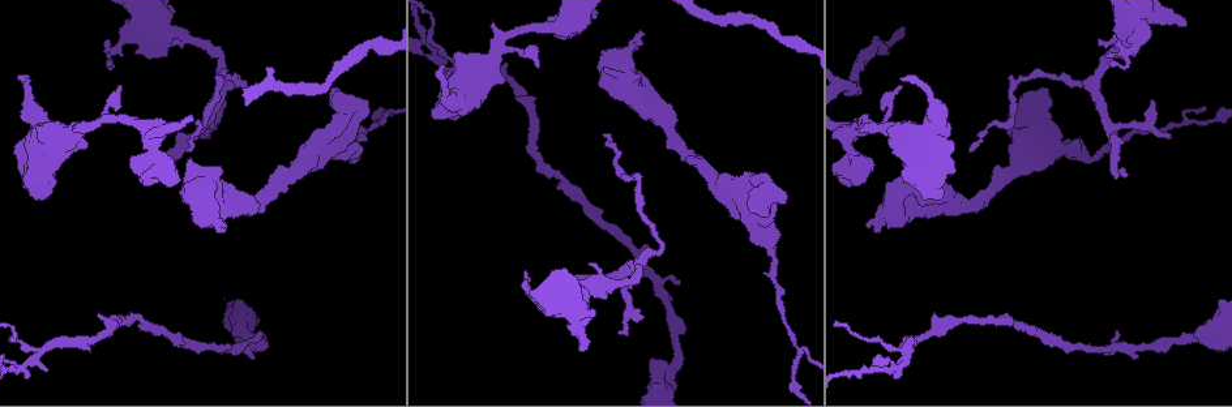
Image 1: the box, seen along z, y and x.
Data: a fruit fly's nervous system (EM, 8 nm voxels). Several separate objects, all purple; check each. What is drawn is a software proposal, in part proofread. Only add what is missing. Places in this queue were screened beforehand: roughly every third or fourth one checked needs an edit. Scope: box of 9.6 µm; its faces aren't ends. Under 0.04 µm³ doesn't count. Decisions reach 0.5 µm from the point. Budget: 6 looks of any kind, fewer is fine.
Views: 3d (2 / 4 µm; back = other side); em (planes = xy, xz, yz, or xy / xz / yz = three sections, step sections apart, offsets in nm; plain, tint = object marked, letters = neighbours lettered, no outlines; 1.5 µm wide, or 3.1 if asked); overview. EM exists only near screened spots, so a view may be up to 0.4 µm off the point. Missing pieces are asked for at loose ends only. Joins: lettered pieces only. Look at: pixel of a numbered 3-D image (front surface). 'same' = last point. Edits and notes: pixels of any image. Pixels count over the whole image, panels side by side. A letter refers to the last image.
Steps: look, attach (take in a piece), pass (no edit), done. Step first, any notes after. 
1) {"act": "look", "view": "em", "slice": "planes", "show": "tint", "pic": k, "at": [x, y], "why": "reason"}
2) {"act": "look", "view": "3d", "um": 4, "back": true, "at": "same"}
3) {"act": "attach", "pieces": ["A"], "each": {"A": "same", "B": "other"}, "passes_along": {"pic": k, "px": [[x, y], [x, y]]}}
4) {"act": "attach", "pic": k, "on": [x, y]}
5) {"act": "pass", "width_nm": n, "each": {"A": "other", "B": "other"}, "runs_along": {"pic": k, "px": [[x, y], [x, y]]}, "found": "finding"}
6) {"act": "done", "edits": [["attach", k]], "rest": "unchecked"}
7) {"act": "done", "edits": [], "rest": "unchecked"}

{"act": "look", "view": "3d", "um": 4, "pic": 1, "at": [595, 19]}

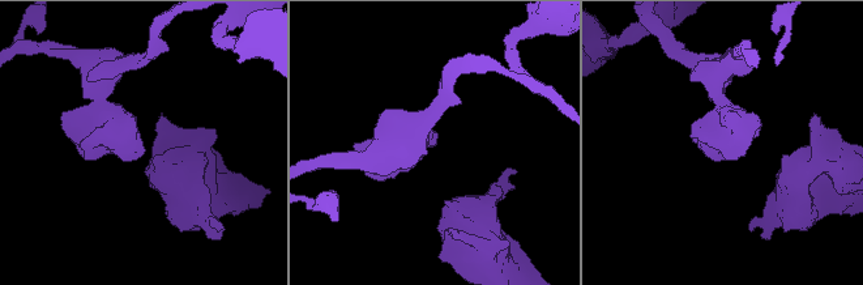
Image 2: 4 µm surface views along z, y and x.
{"act": "look", "view": "em", "slice": "planes", "show": "plain", "pic": 2, "at": [429, 144], "why": "now the EM"}

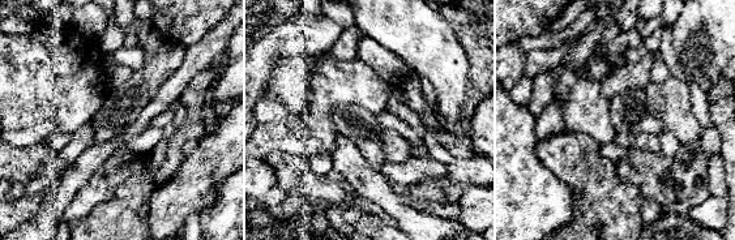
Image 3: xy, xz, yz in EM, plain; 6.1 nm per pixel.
{"act": "look", "view": "em", "slice": "planes", "show": "letters", "at": "same"}

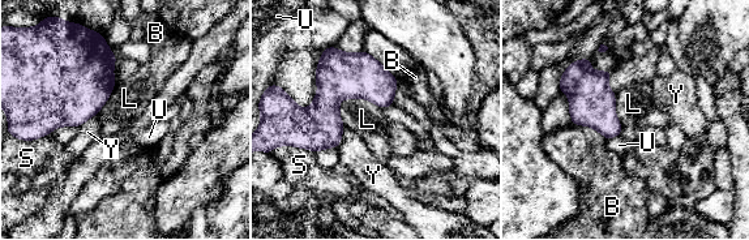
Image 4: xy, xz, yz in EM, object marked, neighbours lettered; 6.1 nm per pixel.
{"act": "pass", "width_nm": 240, "longest_contact_nm": ["L", 280], "each": {"B": "other", "L": "other", "S": "other", "U": "other", "Y": "other"}, "found": "none of them fits"}

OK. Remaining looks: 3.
{"act": "look", "view": "3d", "um": 2, "pic": 1, "at": [902, 80], "why": "thin end"}

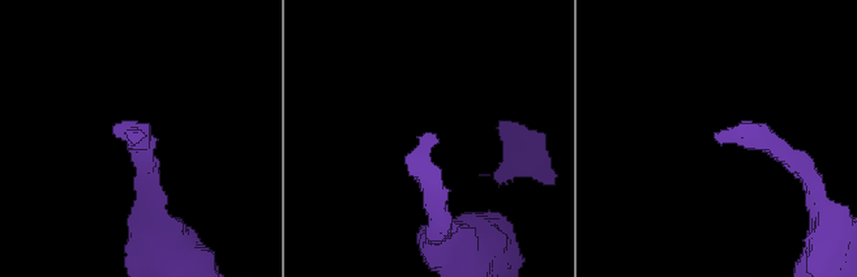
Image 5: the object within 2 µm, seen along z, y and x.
{"act": "look", "view": "em", "slice": "yz", "step": 8, "show": "plain", "pic": 5, "at": [435, 135]}

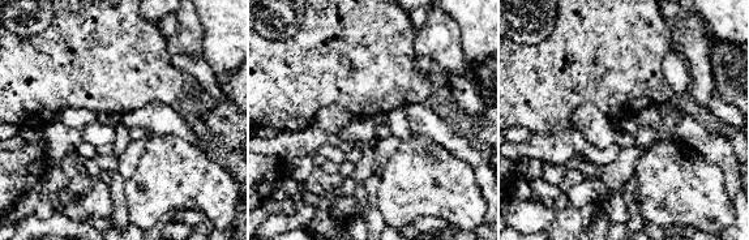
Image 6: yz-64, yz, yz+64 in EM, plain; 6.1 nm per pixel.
{"act": "look", "view": "em", "slice": "yz", "step": 8, "show": "letters", "at": "same"}

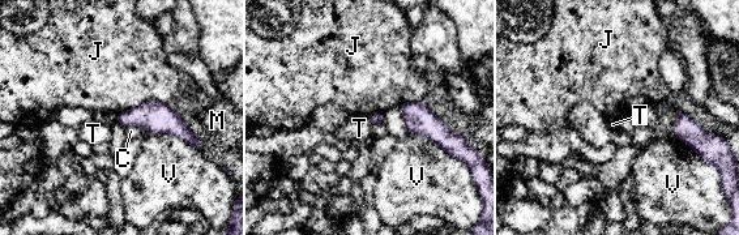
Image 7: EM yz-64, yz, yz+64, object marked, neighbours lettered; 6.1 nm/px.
{"act": "pass", "each": {"C": "other", "J": "other", "M": "other", "T": "other", "V": "other"}, "border": {"pic": 7, "px": [[367, 118], [372, 124]]}, "found": "no lettered piece goes on from it"}

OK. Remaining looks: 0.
{"act": "done", "edits": [], "rest": "unchecked"}

